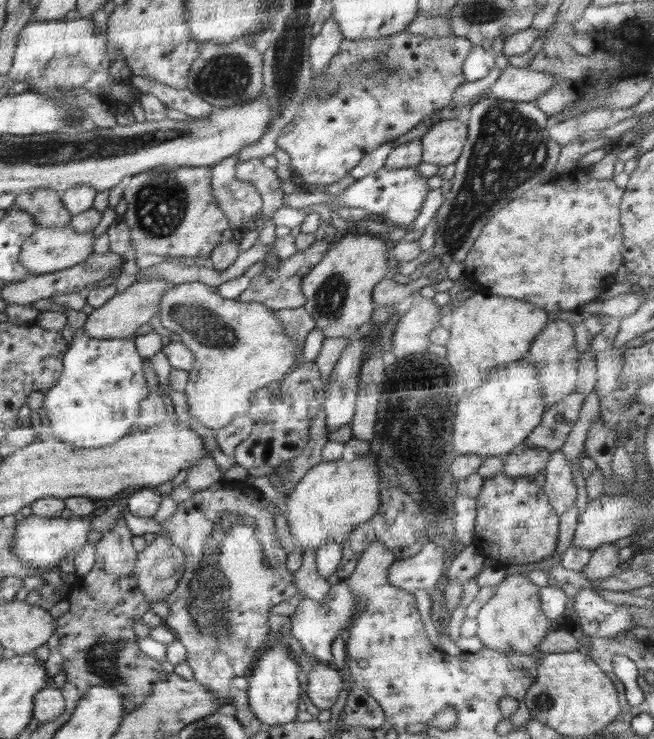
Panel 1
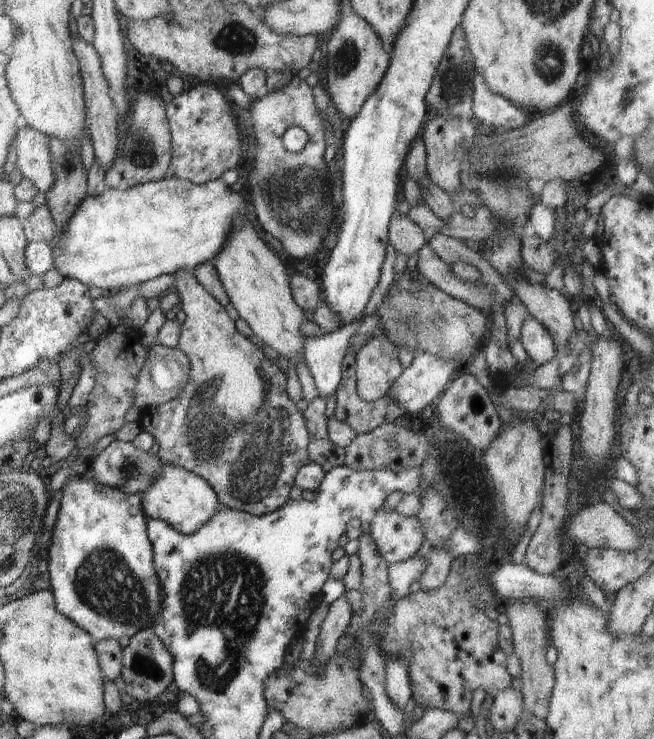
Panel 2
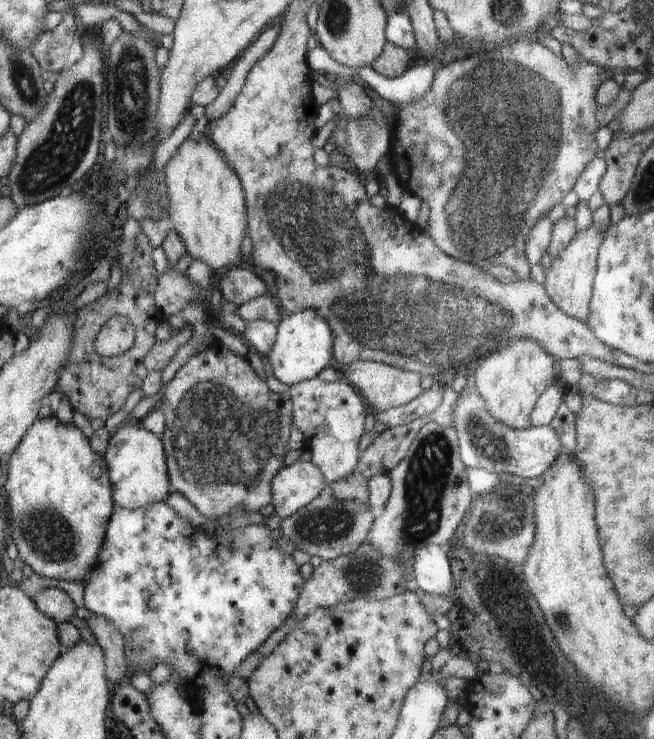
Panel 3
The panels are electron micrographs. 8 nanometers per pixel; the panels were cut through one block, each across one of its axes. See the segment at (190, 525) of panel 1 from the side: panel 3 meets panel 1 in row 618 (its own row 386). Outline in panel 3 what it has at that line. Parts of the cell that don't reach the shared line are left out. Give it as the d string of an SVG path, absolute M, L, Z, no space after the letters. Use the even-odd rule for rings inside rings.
M212 340L207 344L206 350L191 356L188 361L176 371L176 374L160 394L161 400L158 407L164 413L165 425L161 441L165 450L169 486L171 491L180 492L202 513L202 516L209 517L228 513L232 516L239 515L240 512L252 511L267 512L272 500L271 482L276 473L284 467L284 456L289 451L287 440L290 427L292 426L292 401L288 393L274 393L266 385L265 377L262 375L256 357L240 357L234 354L221 342Z

